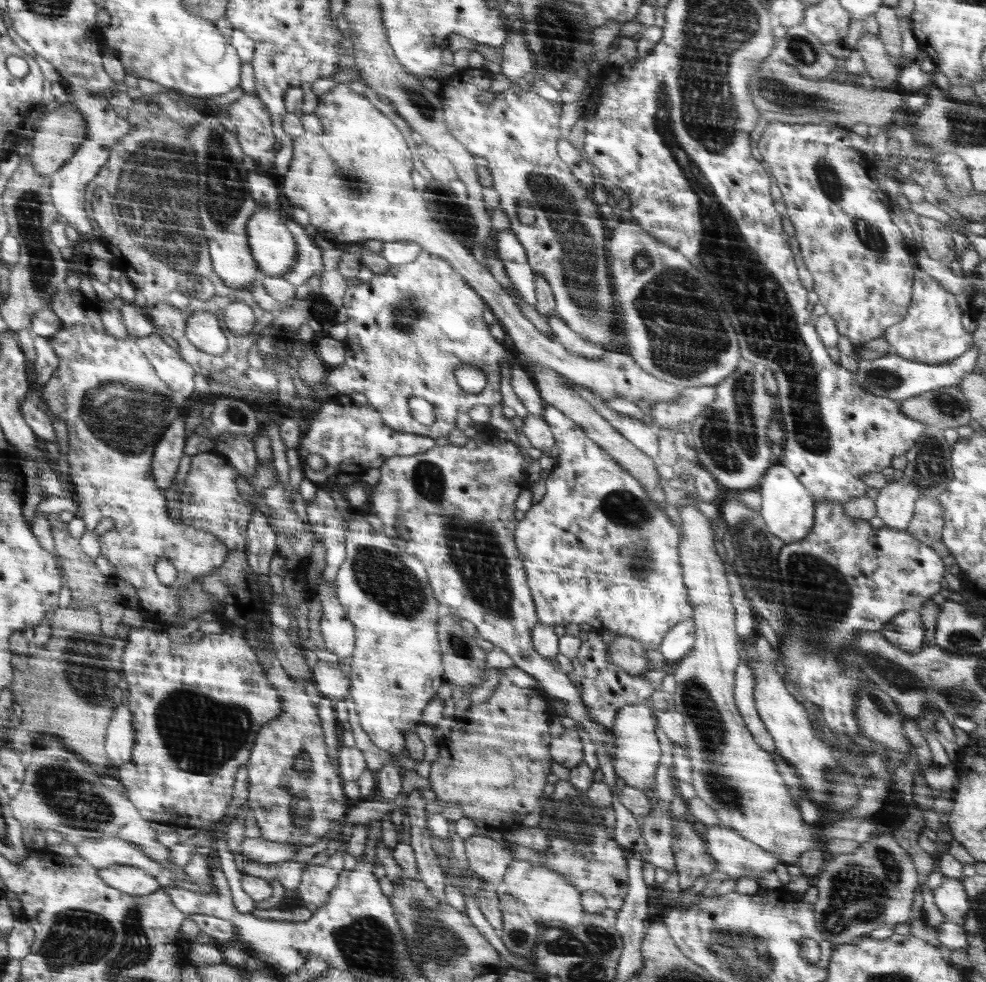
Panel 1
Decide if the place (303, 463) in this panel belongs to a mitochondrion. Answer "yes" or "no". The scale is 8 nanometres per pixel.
no

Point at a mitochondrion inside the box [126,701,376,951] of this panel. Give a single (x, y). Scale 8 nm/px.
(301, 812)

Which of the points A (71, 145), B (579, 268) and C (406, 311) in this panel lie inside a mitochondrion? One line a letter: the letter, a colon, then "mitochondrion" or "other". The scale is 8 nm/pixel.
A: other
B: mitochondrion
C: mitochondrion

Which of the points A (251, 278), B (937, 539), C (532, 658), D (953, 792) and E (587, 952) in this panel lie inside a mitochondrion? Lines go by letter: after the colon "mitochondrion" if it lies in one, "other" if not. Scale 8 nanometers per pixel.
A: other
B: other
C: other
D: other
E: mitochondrion

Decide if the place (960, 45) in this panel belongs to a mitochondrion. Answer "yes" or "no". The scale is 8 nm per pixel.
no

